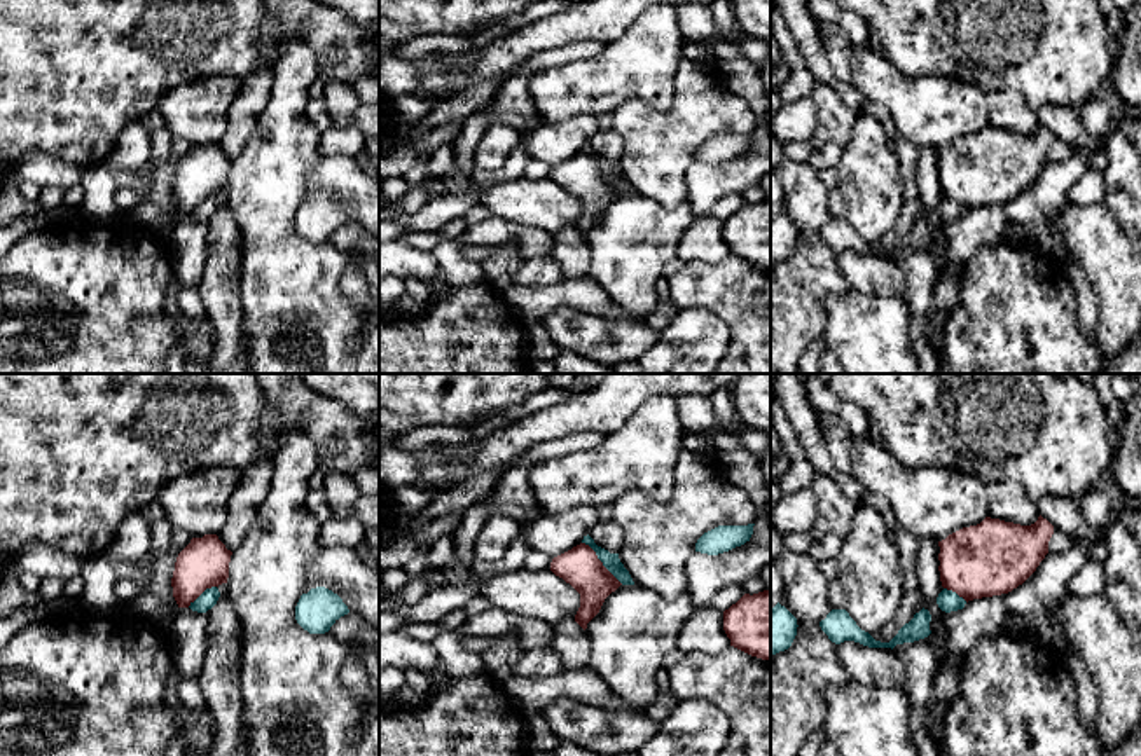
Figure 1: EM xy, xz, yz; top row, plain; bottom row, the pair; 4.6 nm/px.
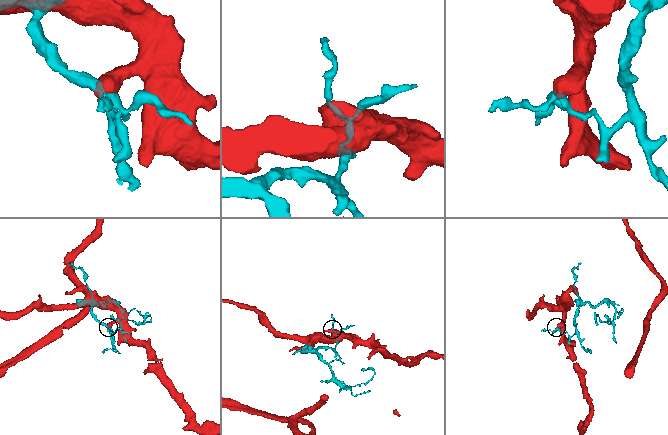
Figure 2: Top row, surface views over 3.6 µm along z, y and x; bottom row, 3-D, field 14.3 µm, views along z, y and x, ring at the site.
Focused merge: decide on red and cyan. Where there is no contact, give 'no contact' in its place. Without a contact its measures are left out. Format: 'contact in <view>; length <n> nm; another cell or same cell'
contact in xz; length 280 nm; another cell

